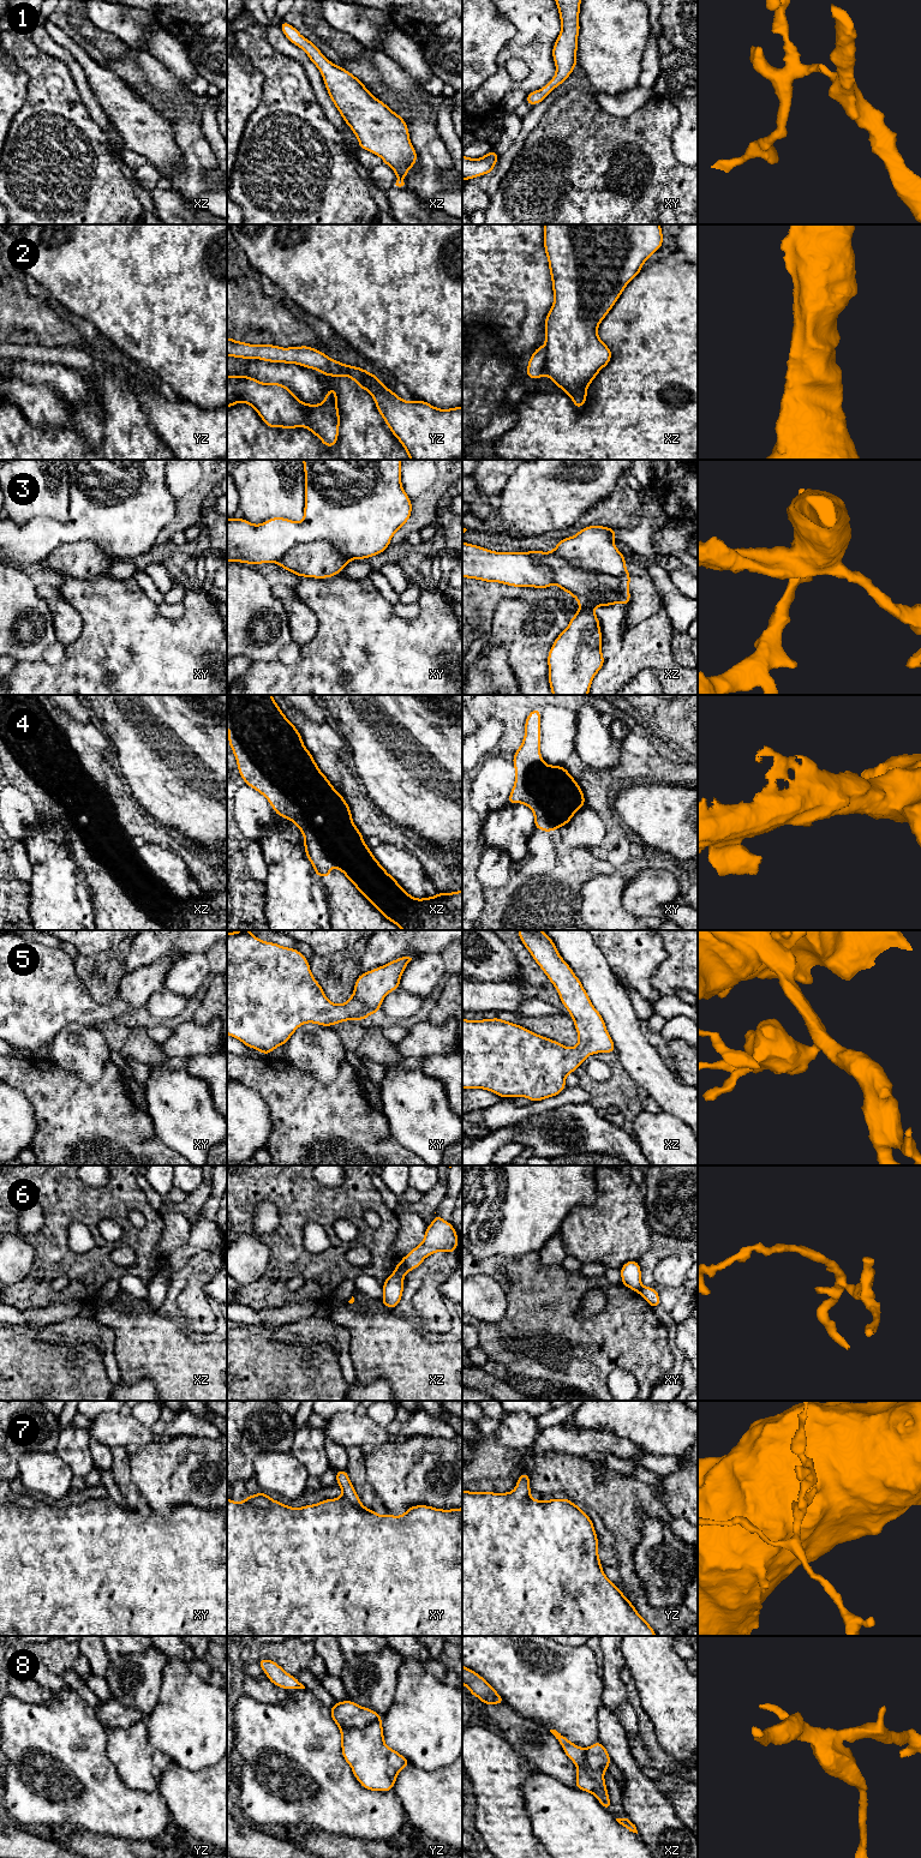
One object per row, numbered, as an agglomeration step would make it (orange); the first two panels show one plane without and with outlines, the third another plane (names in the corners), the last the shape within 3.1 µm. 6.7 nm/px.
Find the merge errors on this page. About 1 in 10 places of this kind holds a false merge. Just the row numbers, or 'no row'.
3, 6

